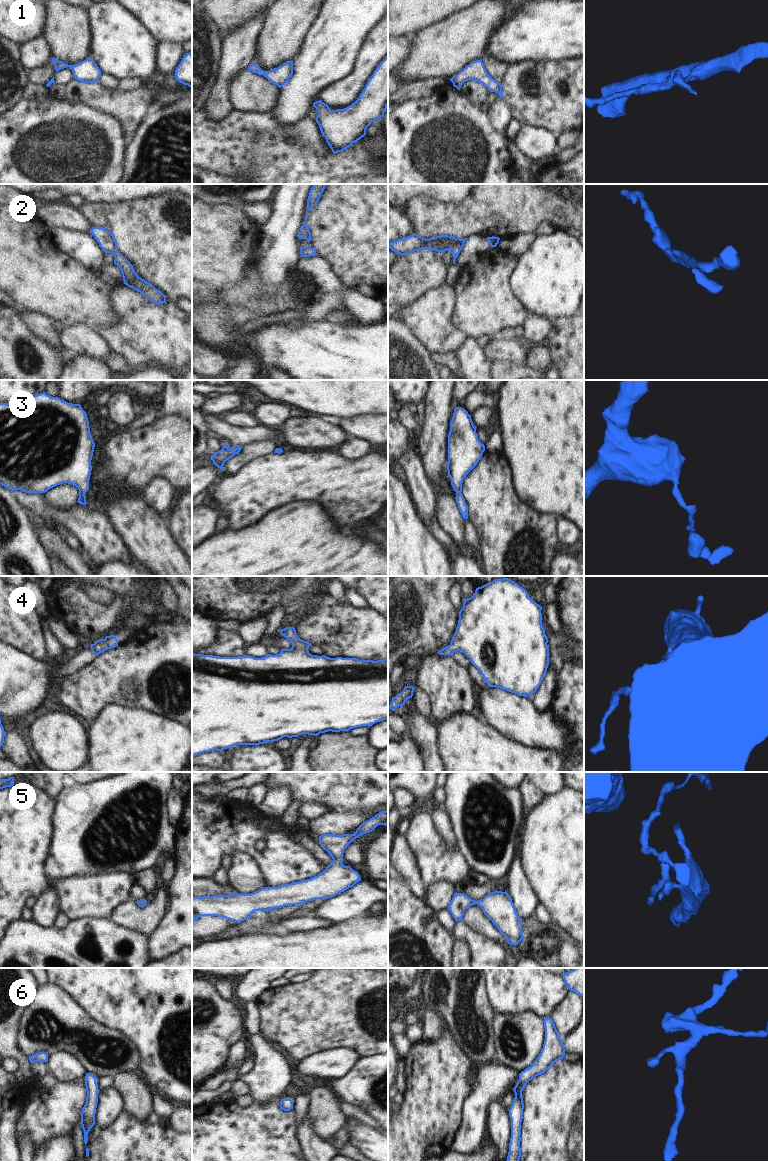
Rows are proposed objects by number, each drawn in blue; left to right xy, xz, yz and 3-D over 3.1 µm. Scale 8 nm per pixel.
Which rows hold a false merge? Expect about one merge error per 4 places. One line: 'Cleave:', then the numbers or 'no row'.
Cleave: no row

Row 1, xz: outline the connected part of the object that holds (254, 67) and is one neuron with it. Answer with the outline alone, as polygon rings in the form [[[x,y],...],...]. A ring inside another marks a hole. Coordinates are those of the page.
[[[287,61],[285,64],[271,71],[262,70],[257,63],[252,63],[248,70],[266,77],[270,82],[277,85],[279,88],[283,87],[293,74],[293,61]]]

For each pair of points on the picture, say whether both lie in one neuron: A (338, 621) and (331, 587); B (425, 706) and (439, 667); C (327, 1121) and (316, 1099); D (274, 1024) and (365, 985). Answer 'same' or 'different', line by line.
A: different
B: different
C: same
D: same

